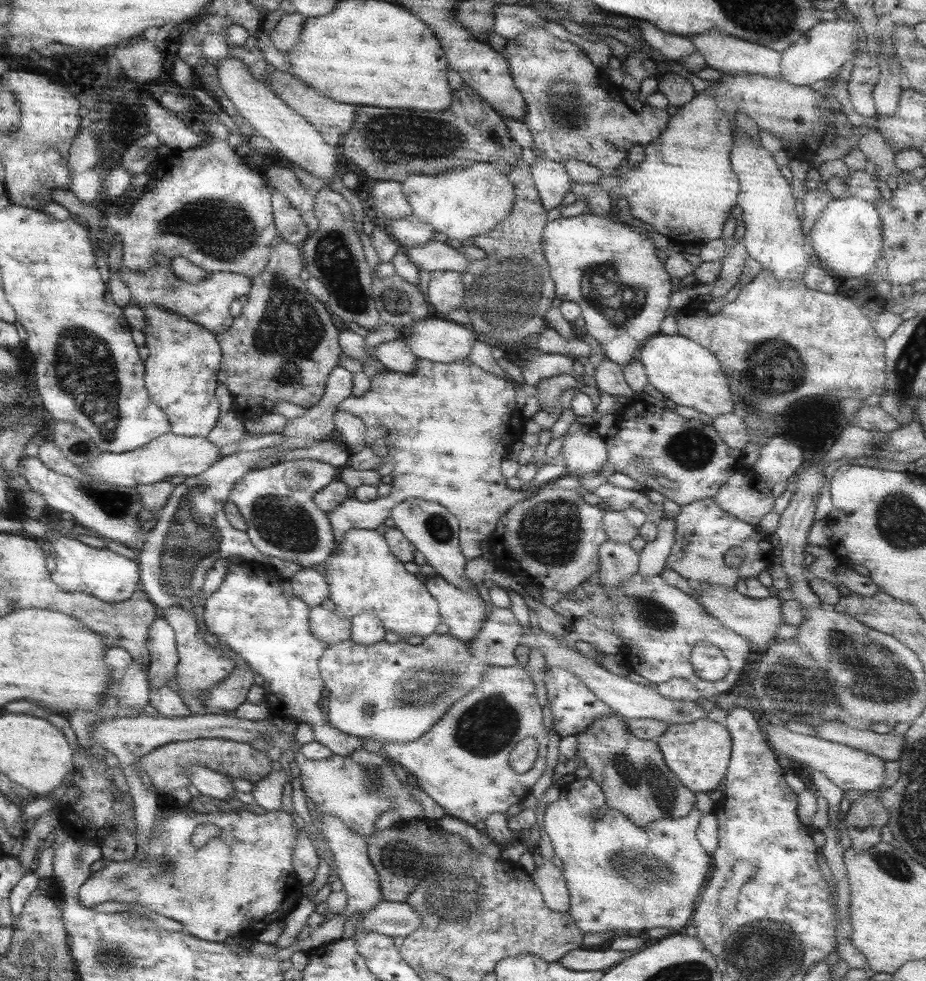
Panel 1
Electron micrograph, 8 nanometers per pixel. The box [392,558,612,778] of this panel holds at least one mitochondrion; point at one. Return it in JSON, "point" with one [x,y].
{"point":[485,728]}

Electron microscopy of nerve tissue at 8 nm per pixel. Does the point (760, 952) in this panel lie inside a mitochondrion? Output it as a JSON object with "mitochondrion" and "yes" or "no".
{"mitochondrion":"yes"}

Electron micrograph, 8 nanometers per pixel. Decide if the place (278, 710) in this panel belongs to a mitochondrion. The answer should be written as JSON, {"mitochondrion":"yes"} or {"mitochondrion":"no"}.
{"mitochondrion":"no"}

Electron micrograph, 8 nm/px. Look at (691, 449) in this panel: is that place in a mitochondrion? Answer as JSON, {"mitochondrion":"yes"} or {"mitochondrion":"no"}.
{"mitochondrion":"yes"}

